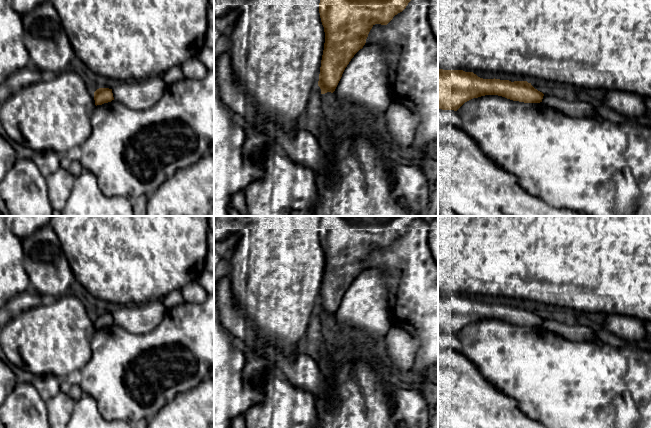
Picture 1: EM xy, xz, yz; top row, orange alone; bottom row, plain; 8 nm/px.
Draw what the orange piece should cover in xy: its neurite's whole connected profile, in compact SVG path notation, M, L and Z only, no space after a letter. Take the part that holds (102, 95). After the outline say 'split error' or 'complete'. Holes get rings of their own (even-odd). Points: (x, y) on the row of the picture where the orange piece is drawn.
M99 88L94 92L95 105L102 105L104 103L114 100L112 89Z; complete

